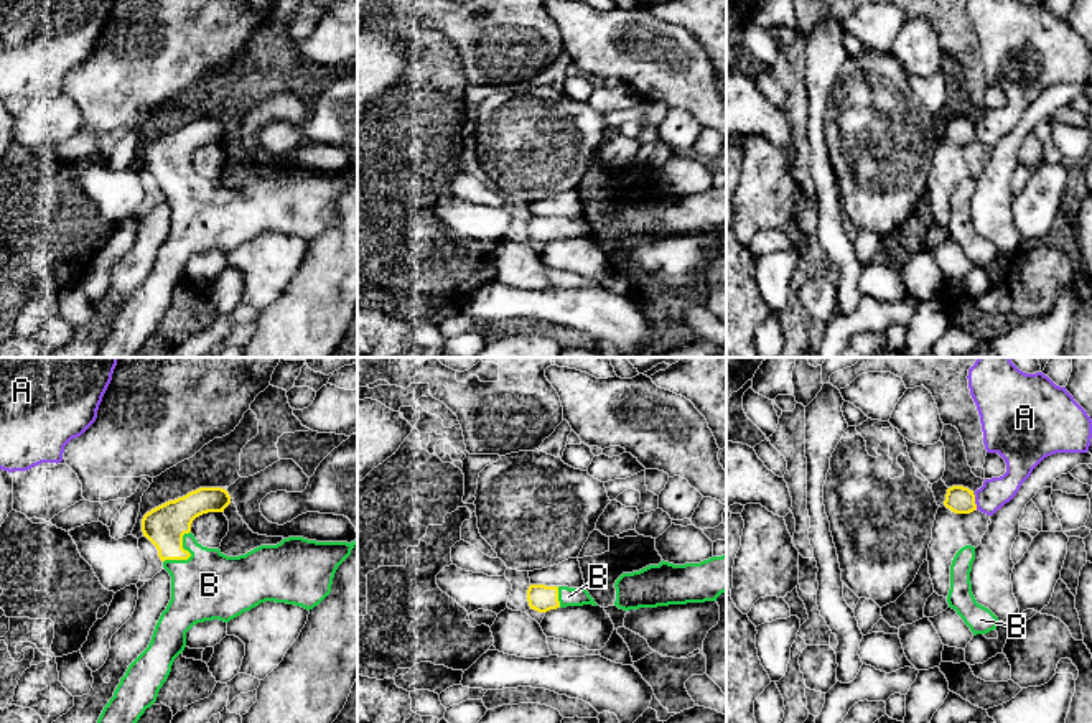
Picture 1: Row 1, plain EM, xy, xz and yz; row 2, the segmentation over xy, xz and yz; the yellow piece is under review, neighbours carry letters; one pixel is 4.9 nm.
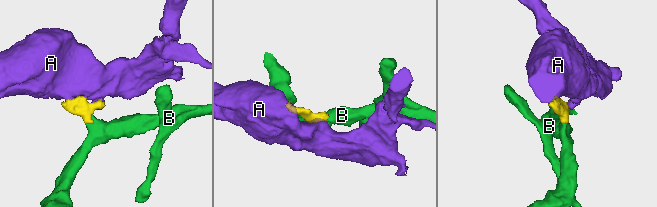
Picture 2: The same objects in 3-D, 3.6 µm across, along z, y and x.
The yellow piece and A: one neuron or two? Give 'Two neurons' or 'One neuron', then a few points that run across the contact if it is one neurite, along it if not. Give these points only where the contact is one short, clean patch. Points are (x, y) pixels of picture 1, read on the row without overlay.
Two neurons. Line: yz (972, 124), (977, 140)

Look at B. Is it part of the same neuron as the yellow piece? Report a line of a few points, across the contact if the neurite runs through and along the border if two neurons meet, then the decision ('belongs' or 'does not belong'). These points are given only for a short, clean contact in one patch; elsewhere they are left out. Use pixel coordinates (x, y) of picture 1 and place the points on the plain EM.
line xy (163, 157), (190, 186), (190, 196), (210, 216); belongs

